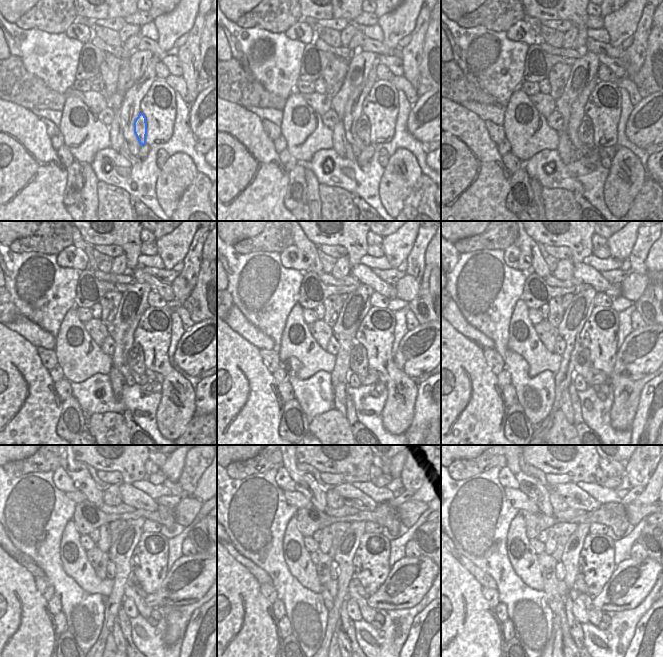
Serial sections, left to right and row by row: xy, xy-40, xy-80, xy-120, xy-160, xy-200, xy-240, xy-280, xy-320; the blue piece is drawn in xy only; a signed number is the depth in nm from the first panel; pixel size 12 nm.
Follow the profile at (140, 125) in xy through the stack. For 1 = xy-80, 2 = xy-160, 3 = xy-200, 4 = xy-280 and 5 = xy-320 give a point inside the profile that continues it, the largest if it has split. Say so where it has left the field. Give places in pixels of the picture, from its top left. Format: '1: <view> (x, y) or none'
1: xy-80 (586, 131)
2: xy-160 (358, 360)
3: xy-200 (582, 365)
4: xy-280 (368, 613)
5: xy-320 (594, 614)

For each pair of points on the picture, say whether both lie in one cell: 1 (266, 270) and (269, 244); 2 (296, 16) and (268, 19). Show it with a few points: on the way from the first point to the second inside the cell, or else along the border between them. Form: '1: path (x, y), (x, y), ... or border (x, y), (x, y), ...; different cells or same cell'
1: border (279, 252), (251, 251), (245, 254); different cells
2: path (289, 16), (275, 16); same cell

